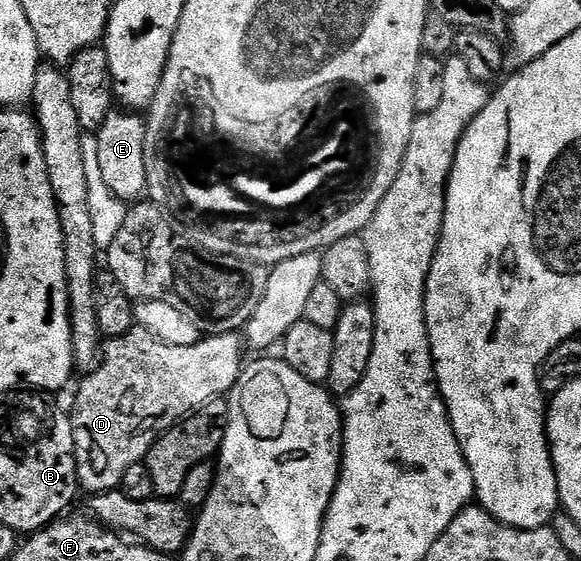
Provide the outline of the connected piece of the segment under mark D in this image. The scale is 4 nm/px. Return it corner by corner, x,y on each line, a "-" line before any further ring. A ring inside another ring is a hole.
135,325
130,332
107,339
98,365
83,375
84,379
76,390
76,403
70,411
79,489
88,490
89,495
117,489
122,476
126,476
126,468
144,462
152,445
168,429
212,399
224,398
234,388
246,365
244,350
245,343
236,332
204,336
198,344
189,346
171,346
154,337
145,326

